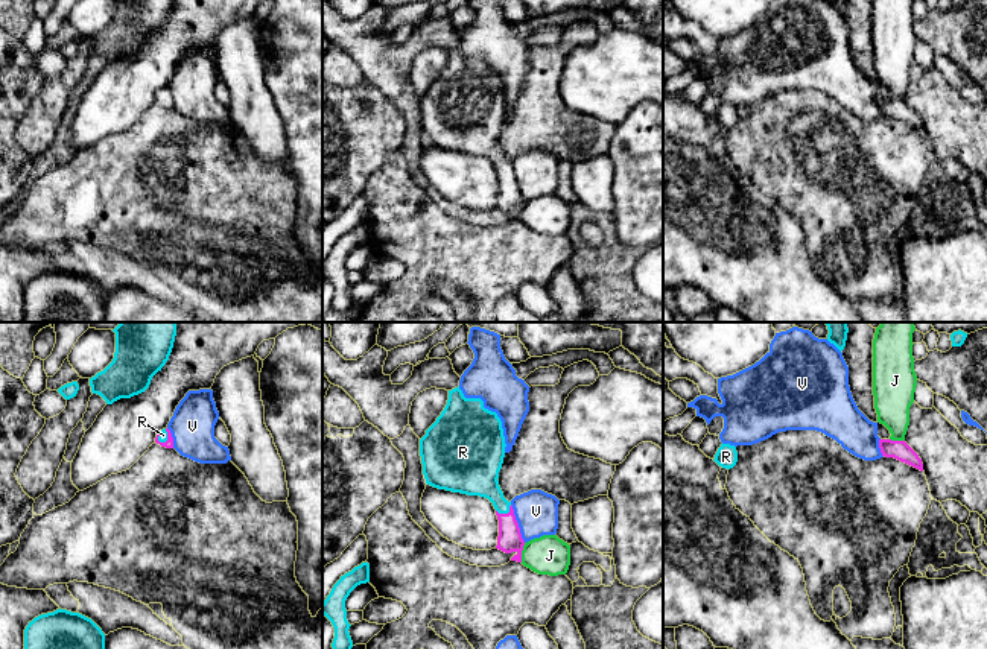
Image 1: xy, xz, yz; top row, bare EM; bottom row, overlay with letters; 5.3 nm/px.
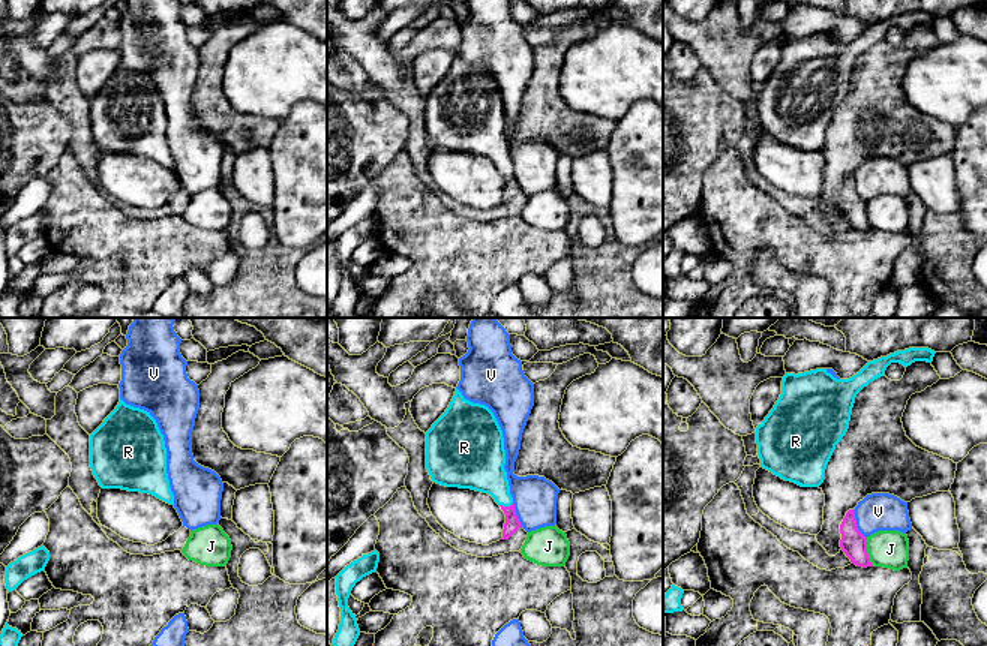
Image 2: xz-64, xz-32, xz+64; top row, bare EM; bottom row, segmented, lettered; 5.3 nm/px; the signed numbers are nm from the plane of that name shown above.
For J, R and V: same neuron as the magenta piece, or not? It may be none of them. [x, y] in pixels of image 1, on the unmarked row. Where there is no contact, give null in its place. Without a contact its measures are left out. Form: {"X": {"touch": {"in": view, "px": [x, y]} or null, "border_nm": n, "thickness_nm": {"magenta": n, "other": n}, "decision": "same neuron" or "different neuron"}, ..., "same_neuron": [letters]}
{"J": {"touch": {"in": "xz", "px": [520, 212]}, "border_nm": 110, "thickness_nm": {"magenta": 130, "other": 200}, "decision": "different neuron"}, "R": {"touch": {"in": "xz", "px": [505, 174]}, "border_nm": 90, "thickness_nm": {"magenta": 130, "other": 200}, "decision": "same neuron"}, "V": {"touch": {"in": "xz", "px": [517, 183]}, "border_nm": 220, "thickness_nm": {"magenta": 130, "other": 220}, "decision": "different neuron"}, "same_neuron": ["R"]}

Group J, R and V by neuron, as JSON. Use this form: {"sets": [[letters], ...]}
{"sets": [["J"], ["R"], ["V"]]}

